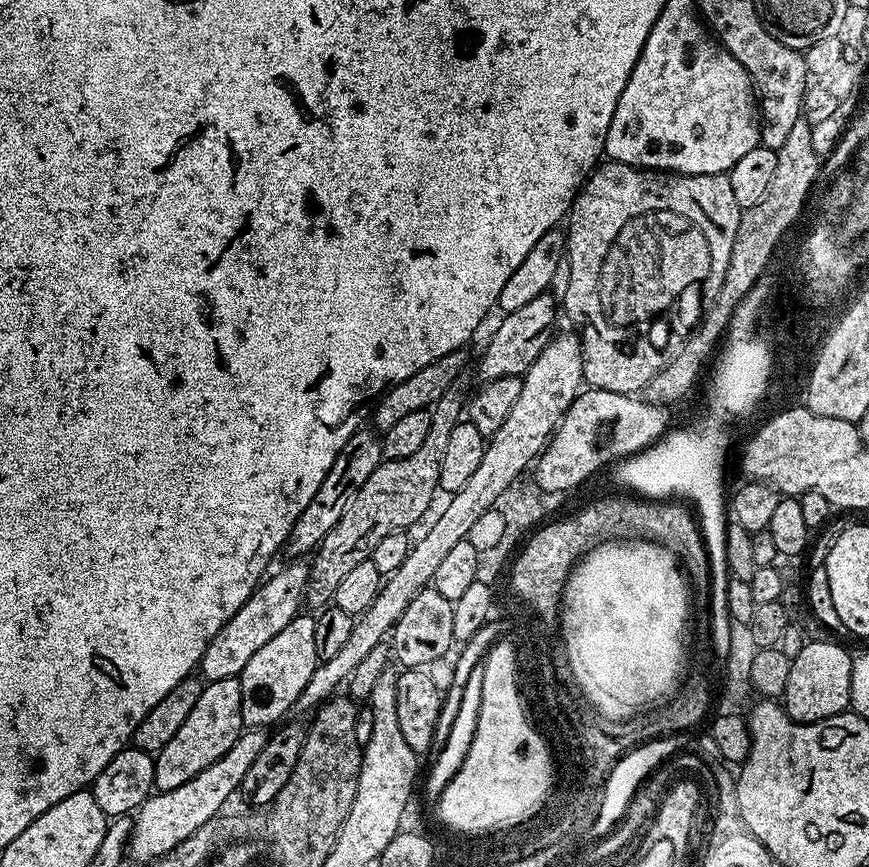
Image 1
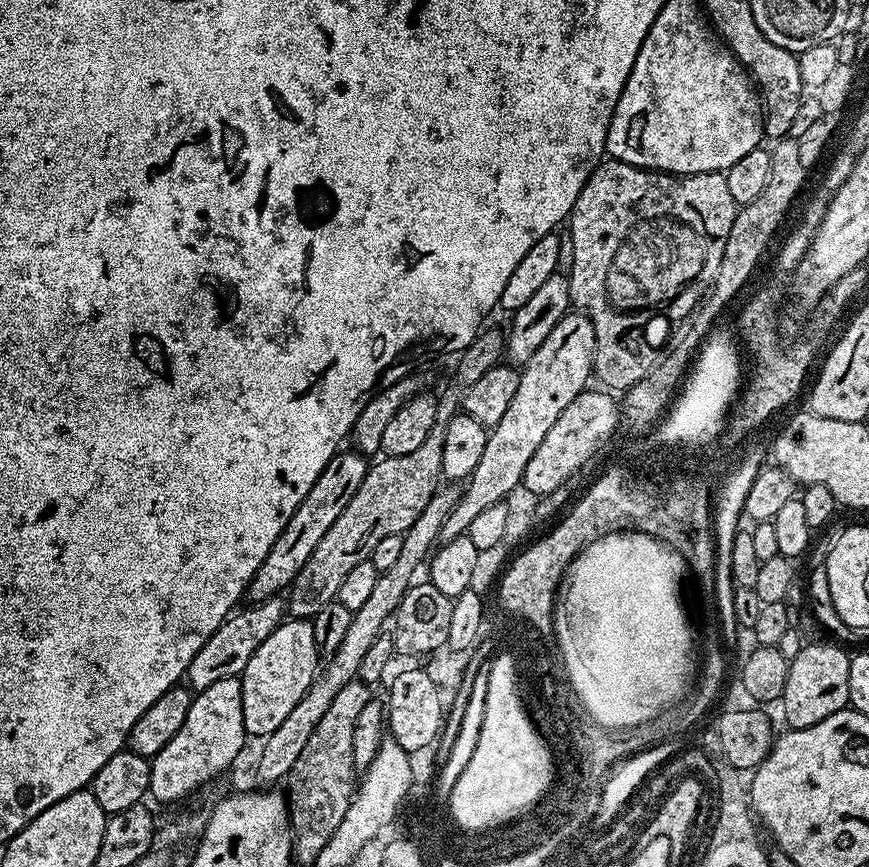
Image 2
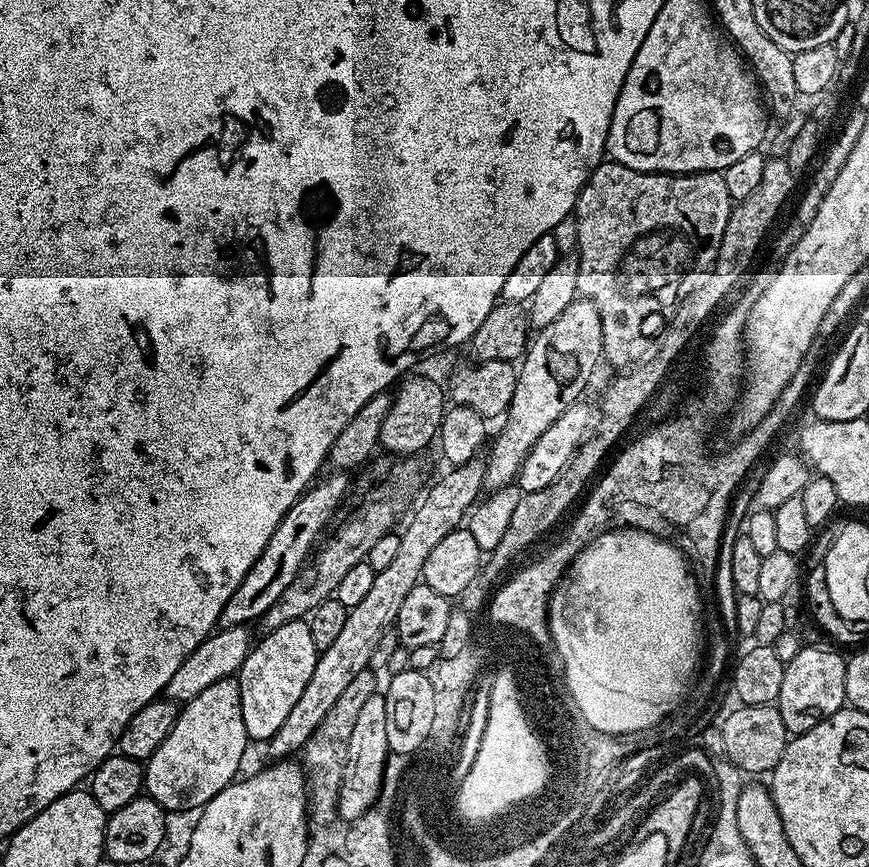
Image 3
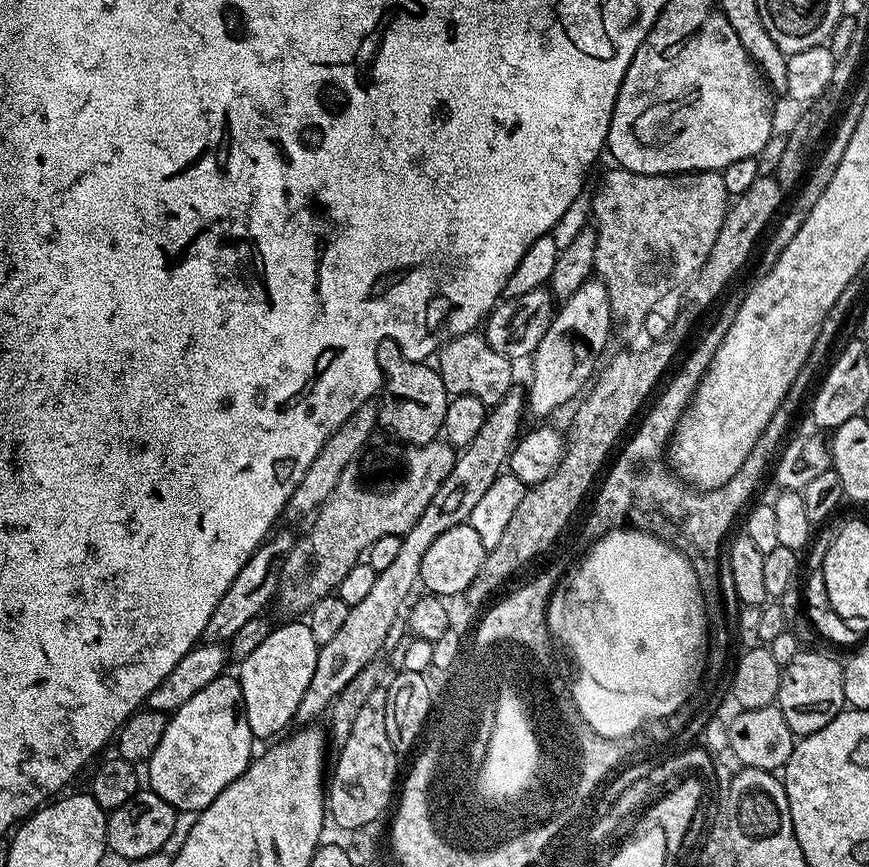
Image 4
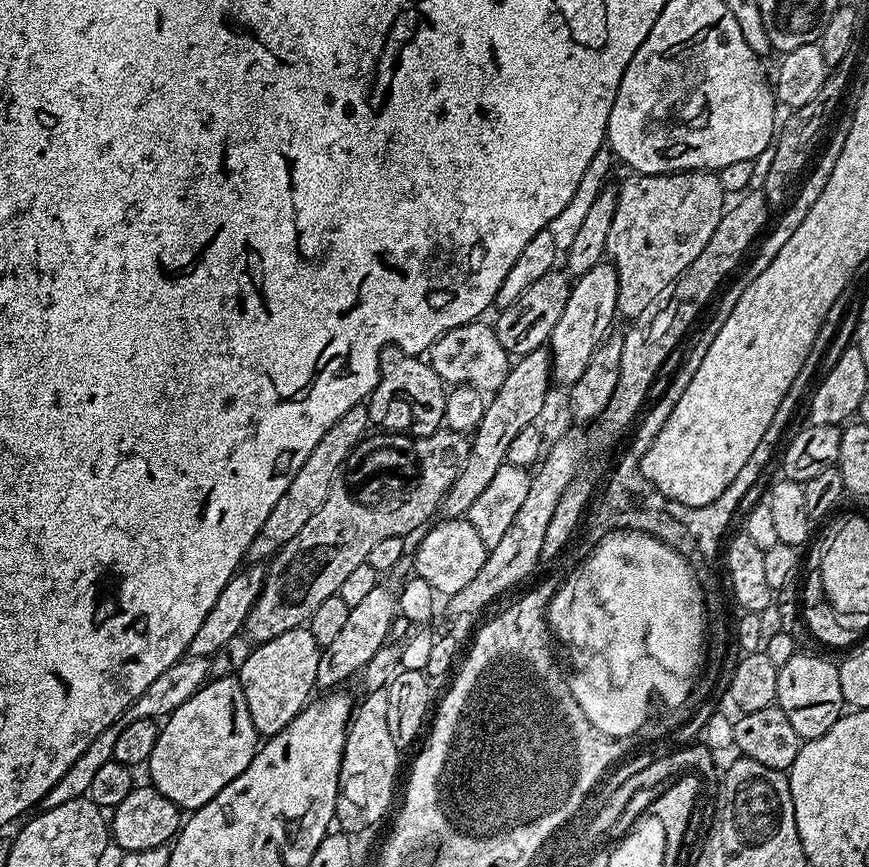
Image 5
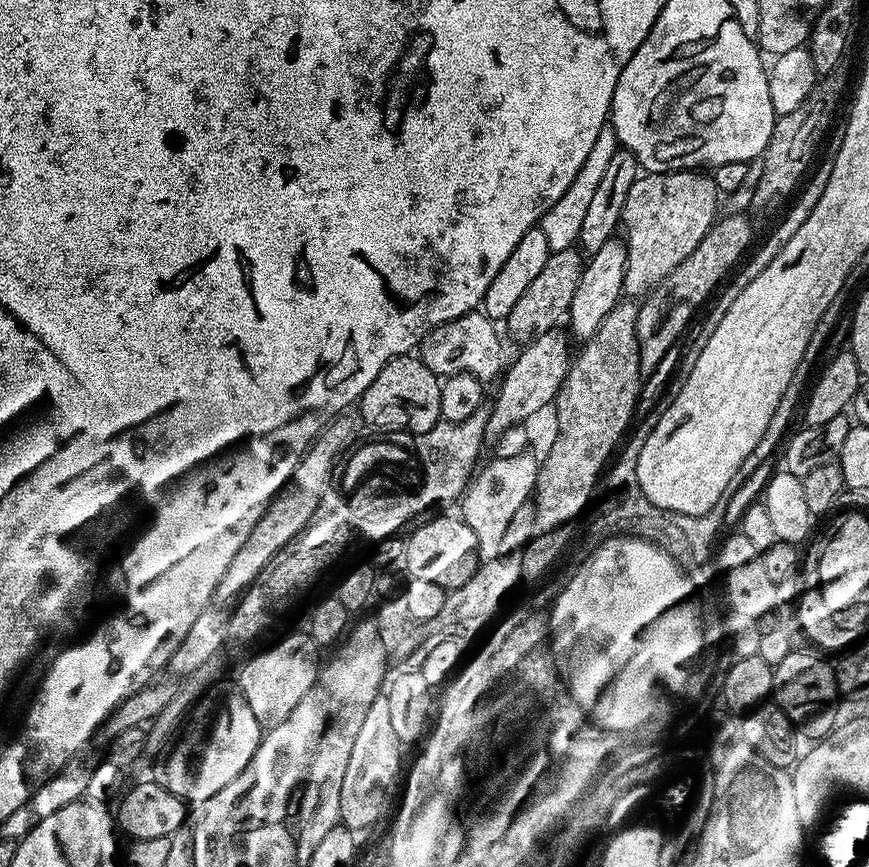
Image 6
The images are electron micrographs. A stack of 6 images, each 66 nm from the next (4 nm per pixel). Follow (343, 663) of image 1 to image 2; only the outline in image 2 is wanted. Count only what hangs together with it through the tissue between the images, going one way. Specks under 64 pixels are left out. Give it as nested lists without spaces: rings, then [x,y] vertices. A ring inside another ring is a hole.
[[[579,310],[569,311],[554,326],[546,340],[542,342],[542,346],[539,346],[533,357],[528,360],[528,363],[523,365],[518,382],[518,394],[514,394],[506,414],[502,414],[502,418],[490,429],[486,451],[482,453],[478,466],[474,466],[472,475],[468,477],[454,510],[450,512],[446,522],[442,524],[440,544],[449,544],[454,538],[465,535],[470,522],[474,522],[474,518],[478,518],[478,514],[482,514],[482,510],[487,510],[489,506],[495,504],[505,503],[510,492],[523,481],[530,457],[534,455],[534,450],[538,450],[542,438],[546,438],[550,426],[554,426],[554,422],[558,422],[558,414],[562,414],[562,410],[566,410],[566,406],[570,406],[570,402],[574,402],[574,398],[578,398],[578,394],[589,387],[588,379],[591,381],[594,376],[592,363],[595,353],[596,335],[591,318]]]

